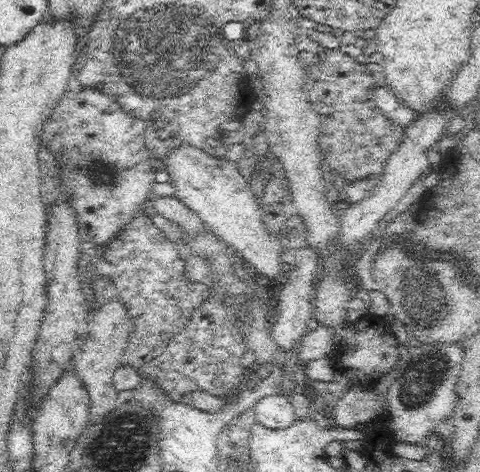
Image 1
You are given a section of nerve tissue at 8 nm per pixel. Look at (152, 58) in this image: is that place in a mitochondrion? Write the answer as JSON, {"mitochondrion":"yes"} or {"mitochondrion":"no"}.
{"mitochondrion":"yes"}

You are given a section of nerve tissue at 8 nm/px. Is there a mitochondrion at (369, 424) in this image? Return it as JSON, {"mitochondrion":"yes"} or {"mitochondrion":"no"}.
{"mitochondrion":"no"}

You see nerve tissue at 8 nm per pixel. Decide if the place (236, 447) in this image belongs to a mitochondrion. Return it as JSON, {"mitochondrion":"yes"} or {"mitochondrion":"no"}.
{"mitochondrion":"no"}

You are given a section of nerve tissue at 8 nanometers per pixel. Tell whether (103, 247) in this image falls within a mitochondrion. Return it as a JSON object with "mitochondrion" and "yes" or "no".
{"mitochondrion":"no"}

